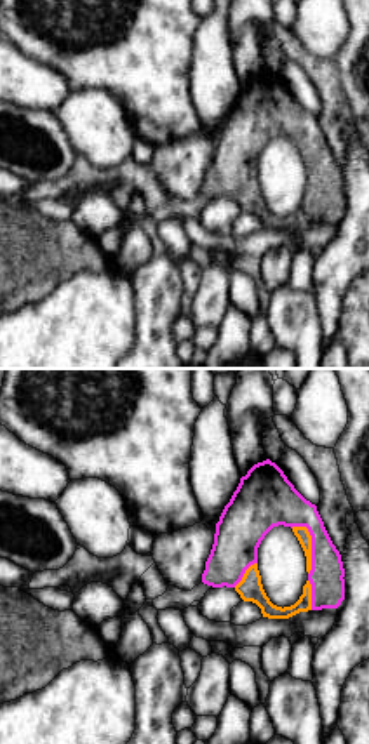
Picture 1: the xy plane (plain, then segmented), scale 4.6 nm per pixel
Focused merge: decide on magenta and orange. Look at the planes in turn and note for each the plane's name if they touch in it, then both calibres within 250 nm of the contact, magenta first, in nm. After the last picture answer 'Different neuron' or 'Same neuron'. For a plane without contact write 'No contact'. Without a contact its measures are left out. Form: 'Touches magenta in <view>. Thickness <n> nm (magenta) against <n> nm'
Touches magenta in xy. Thickness 200 nm (magenta) against 70 nm

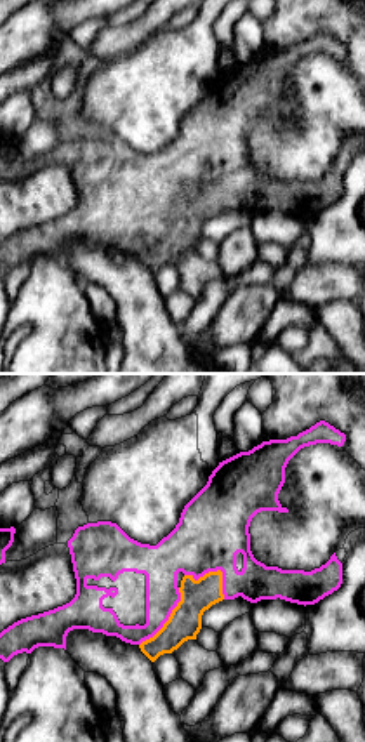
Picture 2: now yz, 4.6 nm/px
Touches magenta in yz. Thickness 320 nm (magenta) against 150 nm

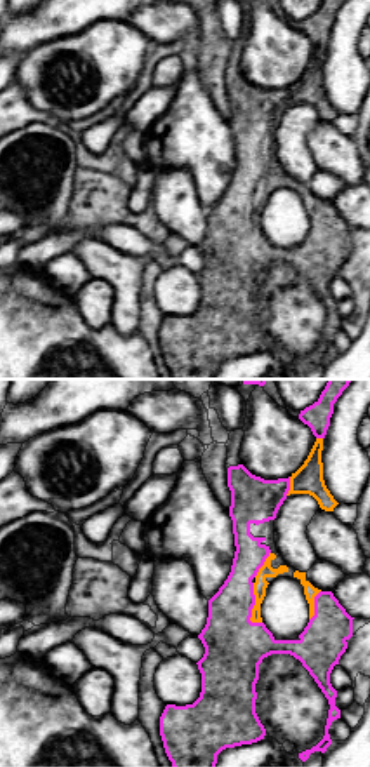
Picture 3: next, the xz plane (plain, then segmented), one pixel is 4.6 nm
Touches magenta in xz. Thickness 280 nm (magenta) against 60 nm

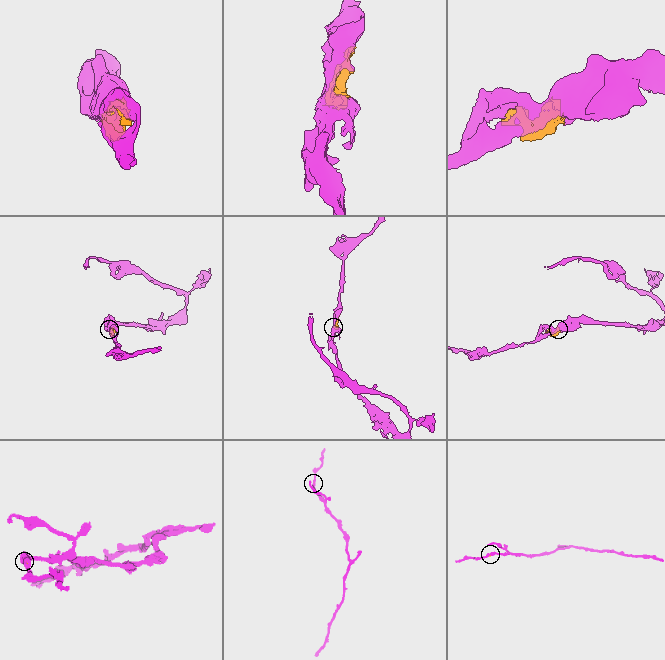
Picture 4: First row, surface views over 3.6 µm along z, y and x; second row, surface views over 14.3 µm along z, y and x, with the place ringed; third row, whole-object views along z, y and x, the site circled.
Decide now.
Same neuron

